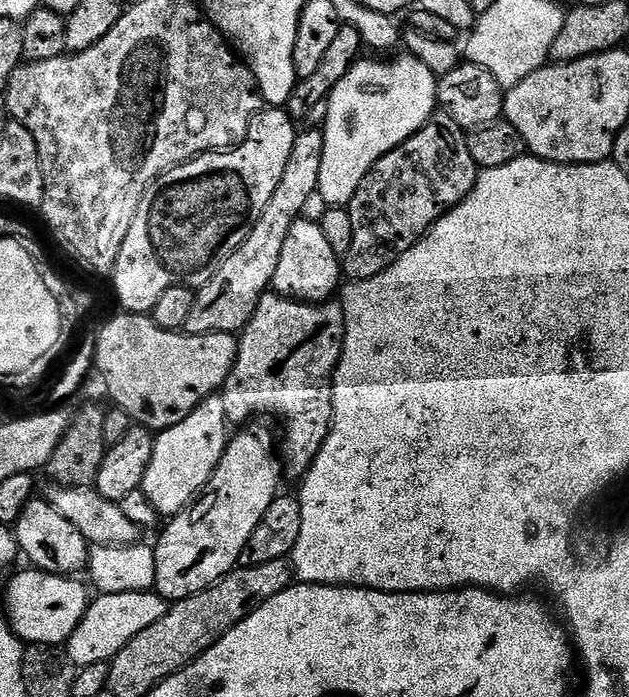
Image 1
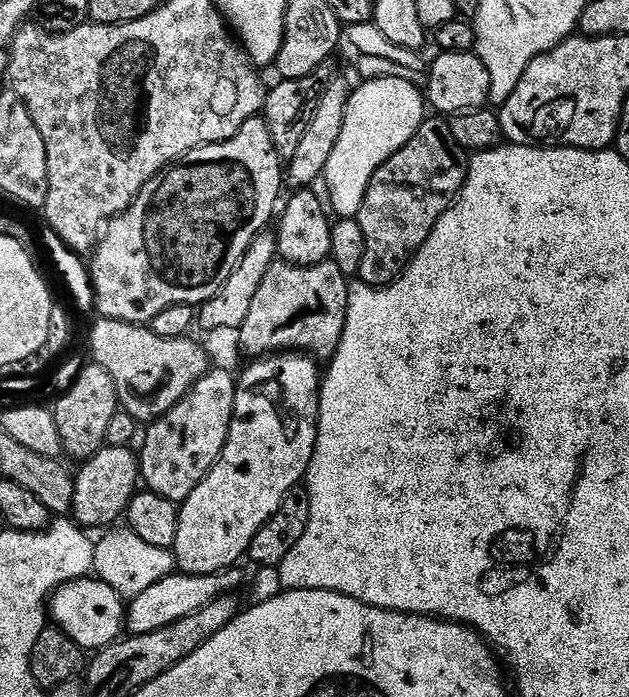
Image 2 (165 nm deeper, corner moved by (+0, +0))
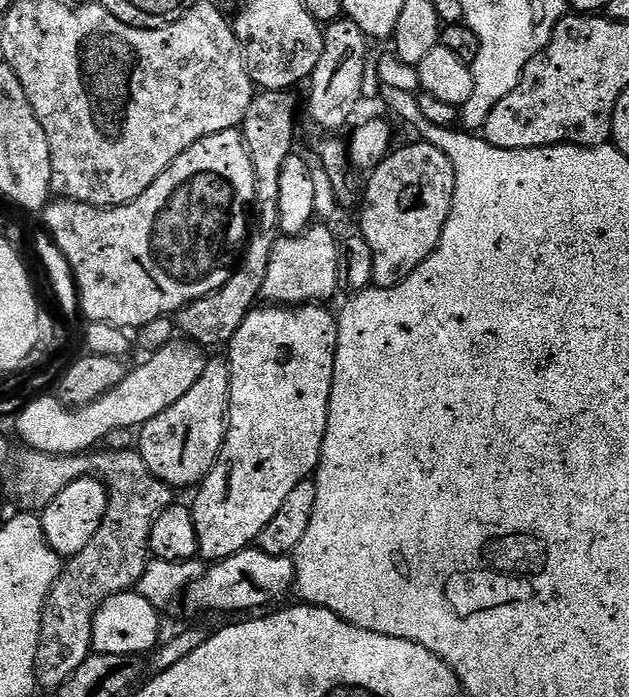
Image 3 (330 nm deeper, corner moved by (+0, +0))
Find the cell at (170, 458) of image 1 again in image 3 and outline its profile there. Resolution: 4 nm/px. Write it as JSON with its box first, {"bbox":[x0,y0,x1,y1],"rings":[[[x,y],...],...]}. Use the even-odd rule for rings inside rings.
{"bbox":[138,359,230,489],"rings":[[[209,359],[206,370],[174,406],[162,410],[153,420],[149,420],[138,432],[138,451],[153,474],[162,482],[172,485],[173,489],[191,489],[205,480],[208,471],[216,464],[218,454],[224,445],[224,434],[228,430],[228,399],[230,398],[230,370],[227,359]]]}

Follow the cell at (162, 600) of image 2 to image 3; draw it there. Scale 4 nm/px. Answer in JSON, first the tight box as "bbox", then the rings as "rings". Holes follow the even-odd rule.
{"bbox":[182,546,296,614],"rings":[[[249,546],[230,558],[215,561],[202,578],[184,589],[182,601],[192,610],[252,614],[272,606],[267,604],[282,599],[287,592],[291,593],[295,583],[296,565],[291,555],[275,556],[266,554],[258,546]]]}

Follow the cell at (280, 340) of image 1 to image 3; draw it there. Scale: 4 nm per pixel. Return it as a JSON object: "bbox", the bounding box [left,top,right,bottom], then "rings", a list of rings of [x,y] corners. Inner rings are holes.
{"bbox":[261,222,341,306],"rings":[[[316,222],[297,236],[281,235],[270,250],[270,266],[266,266],[266,282],[262,282],[261,297],[276,306],[303,306],[313,302],[328,302],[341,287],[340,279],[340,249],[338,236],[327,228],[327,223]]]}

